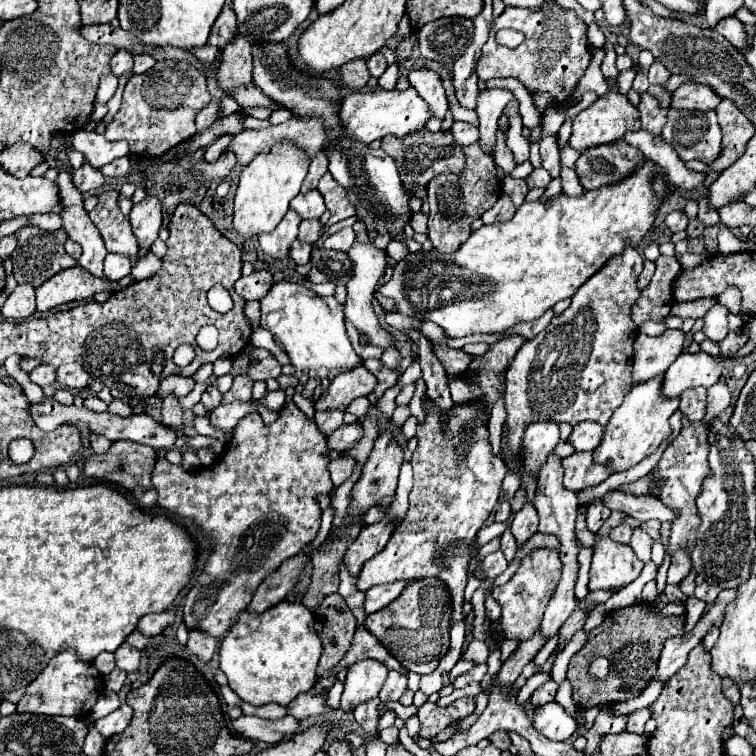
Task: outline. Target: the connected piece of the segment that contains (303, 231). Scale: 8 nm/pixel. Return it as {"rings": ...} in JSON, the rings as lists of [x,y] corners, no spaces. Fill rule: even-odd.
{"rings":[[[308,219],[308,221],[302,221],[300,223],[300,233],[298,233],[298,239],[302,243],[316,243],[316,239],[320,237],[320,231],[322,231],[322,225],[318,219]]]}

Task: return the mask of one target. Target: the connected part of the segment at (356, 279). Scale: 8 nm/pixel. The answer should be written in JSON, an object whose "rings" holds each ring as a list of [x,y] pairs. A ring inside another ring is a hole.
{"rings":[[[356,241],[356,243],[350,247],[348,257],[352,259],[354,271],[352,271],[352,279],[350,279],[348,285],[346,285],[346,289],[348,289],[348,301],[346,301],[346,305],[344,305],[344,315],[346,315],[346,319],[358,329],[360,337],[364,337],[364,339],[368,341],[368,345],[376,345],[376,347],[380,347],[382,351],[386,351],[386,349],[390,349],[390,347],[396,347],[396,339],[390,335],[388,327],[384,327],[384,325],[378,321],[378,317],[376,317],[376,313],[374,313],[374,309],[372,309],[372,297],[374,297],[372,293],[374,293],[374,289],[376,289],[378,277],[380,277],[380,275],[384,273],[384,269],[386,269],[386,253],[384,253],[382,249],[372,247],[370,243],[358,243],[358,241]]]}

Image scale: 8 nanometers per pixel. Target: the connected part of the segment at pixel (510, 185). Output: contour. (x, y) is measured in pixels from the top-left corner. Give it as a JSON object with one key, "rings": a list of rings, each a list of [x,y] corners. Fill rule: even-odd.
{"rings":[[[504,177],[502,181],[502,193],[510,195],[512,205],[518,209],[524,203],[524,197],[528,193],[528,185],[524,179],[514,179],[514,177]]]}

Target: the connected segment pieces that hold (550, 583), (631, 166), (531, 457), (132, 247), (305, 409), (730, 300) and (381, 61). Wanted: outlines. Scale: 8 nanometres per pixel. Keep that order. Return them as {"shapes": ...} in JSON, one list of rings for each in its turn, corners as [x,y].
{"shapes":[[[[536,549],[522,559],[520,569],[514,573],[514,577],[506,585],[492,589],[492,597],[502,607],[500,623],[502,623],[506,639],[516,639],[518,643],[522,643],[522,639],[530,639],[538,631],[540,619],[552,597],[552,591],[556,591],[560,583],[560,571],[562,571],[562,563],[556,551]]],[[[616,141],[584,151],[576,161],[576,173],[584,189],[598,189],[628,179],[642,163],[646,157],[638,149]]],[[[554,421],[528,425],[528,429],[524,431],[524,447],[526,447],[524,465],[528,469],[528,475],[536,477],[540,473],[540,465],[544,465],[544,459],[548,459],[558,441],[560,431]]],[[[104,191],[94,211],[90,211],[90,219],[98,227],[108,253],[120,253],[128,259],[136,259],[138,243],[132,235],[128,217],[118,207],[118,191]]],[[[300,393],[294,394],[292,401],[310,419],[314,418],[315,401],[313,398],[304,398]]],[[[728,289],[728,291],[726,291],[726,295],[722,293],[722,295],[718,297],[718,301],[720,301],[724,307],[728,307],[732,313],[736,313],[738,317],[742,317],[746,323],[750,321],[750,317],[746,317],[746,315],[742,315],[742,313],[740,313],[740,293],[738,293],[736,289]]],[[[374,53],[374,55],[370,55],[368,59],[366,59],[366,65],[368,65],[368,71],[370,71],[370,75],[372,77],[380,77],[384,71],[386,71],[386,67],[388,67],[388,63],[386,63],[386,59],[380,55],[380,53]]]]}

